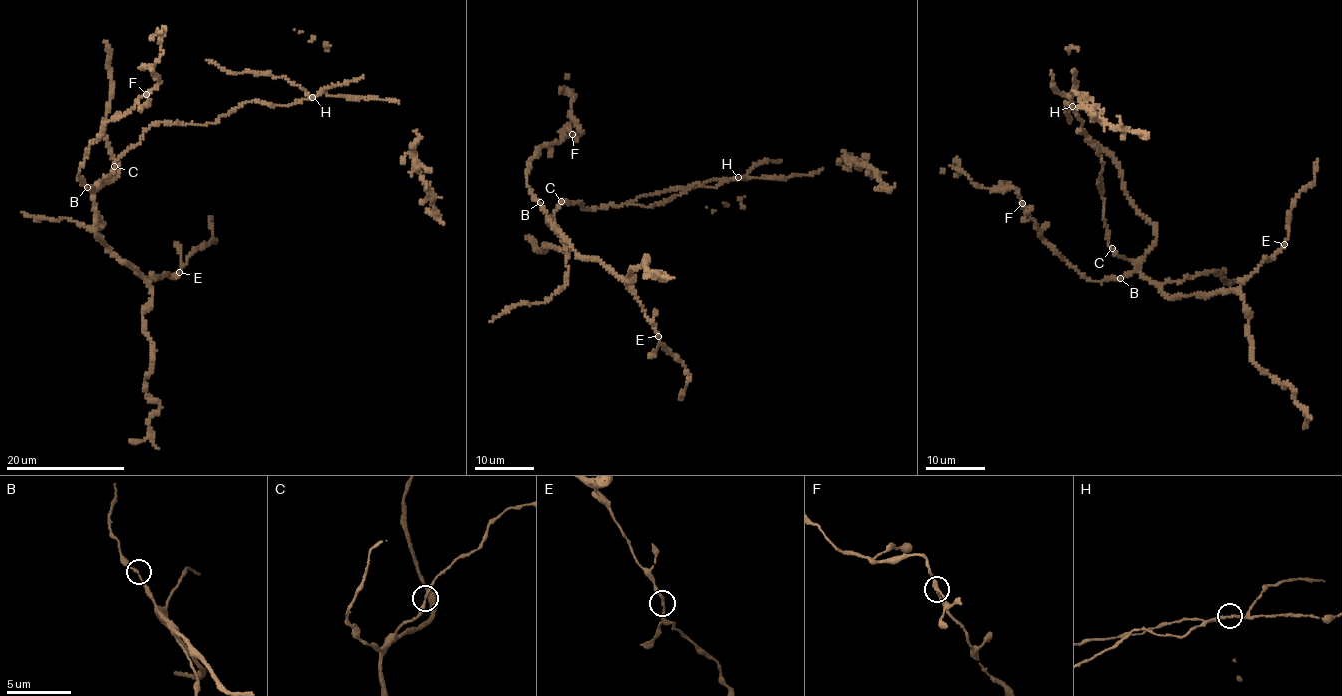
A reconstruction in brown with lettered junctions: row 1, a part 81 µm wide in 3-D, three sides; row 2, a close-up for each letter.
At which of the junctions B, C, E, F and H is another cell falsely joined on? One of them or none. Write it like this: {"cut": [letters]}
{"cut": ["H"]}

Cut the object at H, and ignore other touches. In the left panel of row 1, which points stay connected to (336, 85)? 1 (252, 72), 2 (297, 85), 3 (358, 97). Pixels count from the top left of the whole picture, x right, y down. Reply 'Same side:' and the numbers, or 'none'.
Same side: 1, 2

